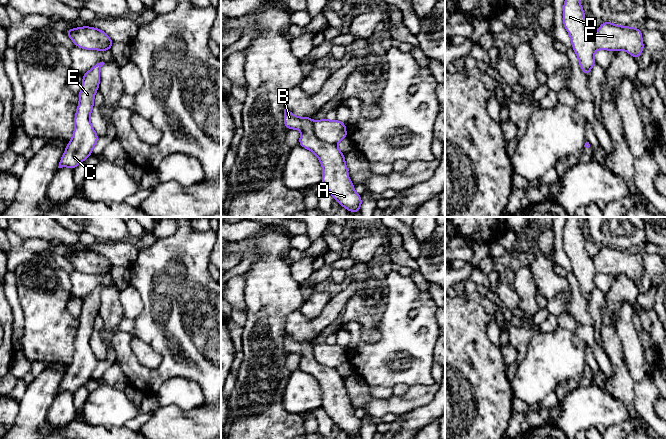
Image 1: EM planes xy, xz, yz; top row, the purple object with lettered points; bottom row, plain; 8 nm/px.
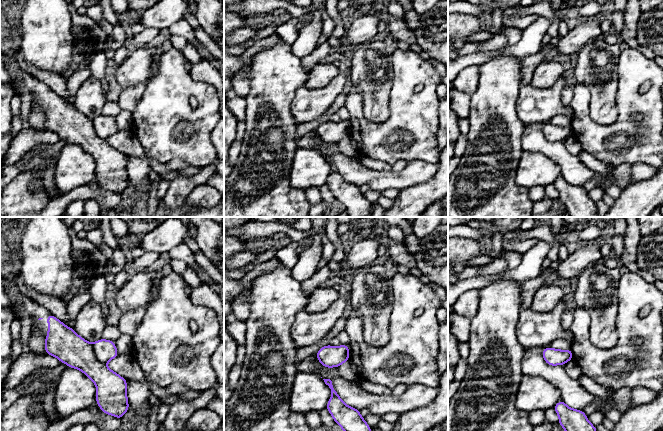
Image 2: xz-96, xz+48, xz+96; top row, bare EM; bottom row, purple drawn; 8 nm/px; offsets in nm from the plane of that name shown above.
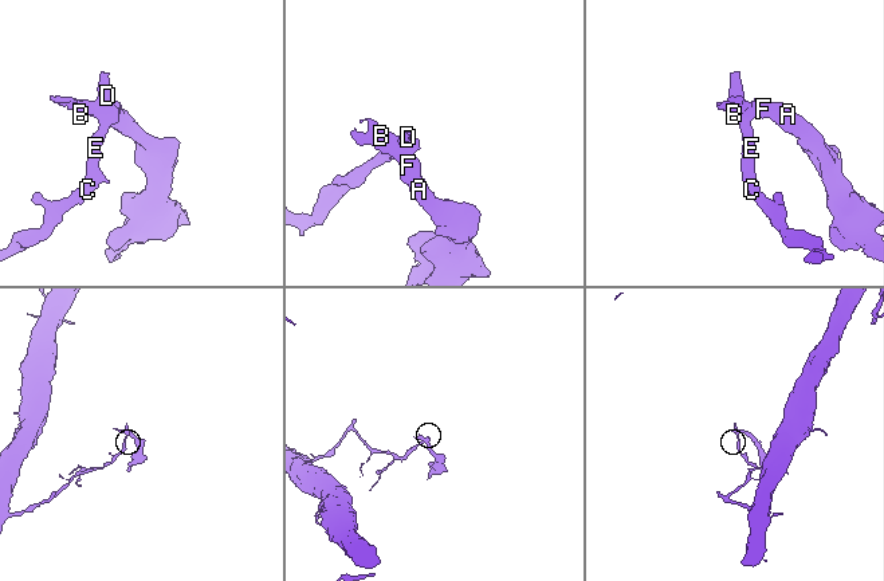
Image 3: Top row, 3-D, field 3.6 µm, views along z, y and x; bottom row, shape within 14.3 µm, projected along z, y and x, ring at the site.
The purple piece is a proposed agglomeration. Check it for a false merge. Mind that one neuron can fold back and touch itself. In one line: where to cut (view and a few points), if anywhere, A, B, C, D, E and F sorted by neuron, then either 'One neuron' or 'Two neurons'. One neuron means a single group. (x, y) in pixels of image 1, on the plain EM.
Split along xz (313, 346), (314, 358), (321, 364), (335, 368). Groups: A B F / C D E. Two neurons

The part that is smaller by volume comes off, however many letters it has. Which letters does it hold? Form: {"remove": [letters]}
{"remove": ["A", "B", "F"]}

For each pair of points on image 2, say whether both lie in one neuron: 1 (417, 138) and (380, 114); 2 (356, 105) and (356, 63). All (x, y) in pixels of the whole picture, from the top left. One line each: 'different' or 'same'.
1: different
2: different

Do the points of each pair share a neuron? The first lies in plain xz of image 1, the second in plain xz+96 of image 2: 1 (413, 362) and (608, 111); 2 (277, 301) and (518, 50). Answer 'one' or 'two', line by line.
1: two
2: two

